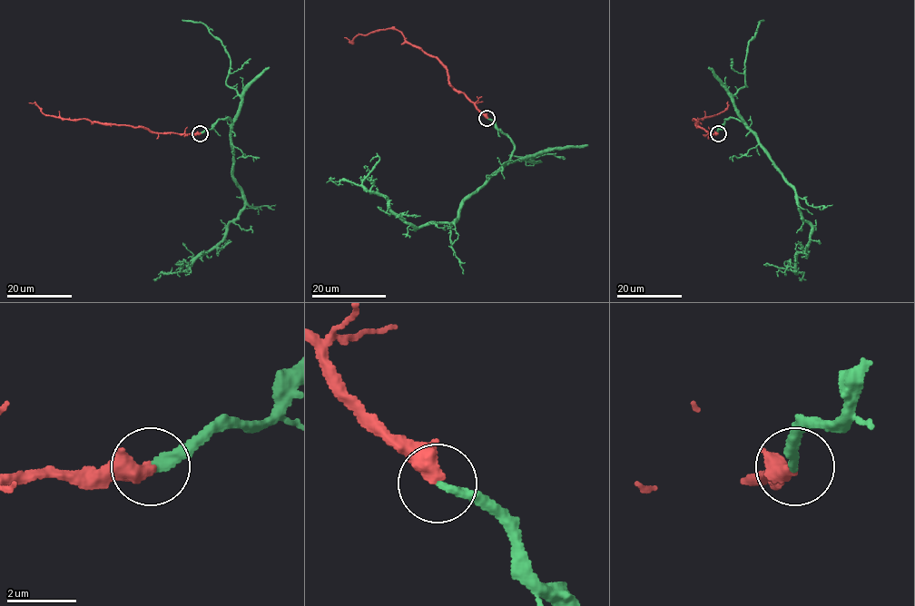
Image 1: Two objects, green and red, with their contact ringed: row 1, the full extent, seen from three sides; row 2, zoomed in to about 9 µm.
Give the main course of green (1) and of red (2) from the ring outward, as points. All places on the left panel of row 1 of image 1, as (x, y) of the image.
1: (200, 132), (231, 120), (232, 173), (244, 209), (225, 238), (185, 269), (176, 265)
2: (200, 132), (154, 132), (144, 128), (91, 122), (83, 118), (61, 119), (44, 115), (34, 102), (28, 102)

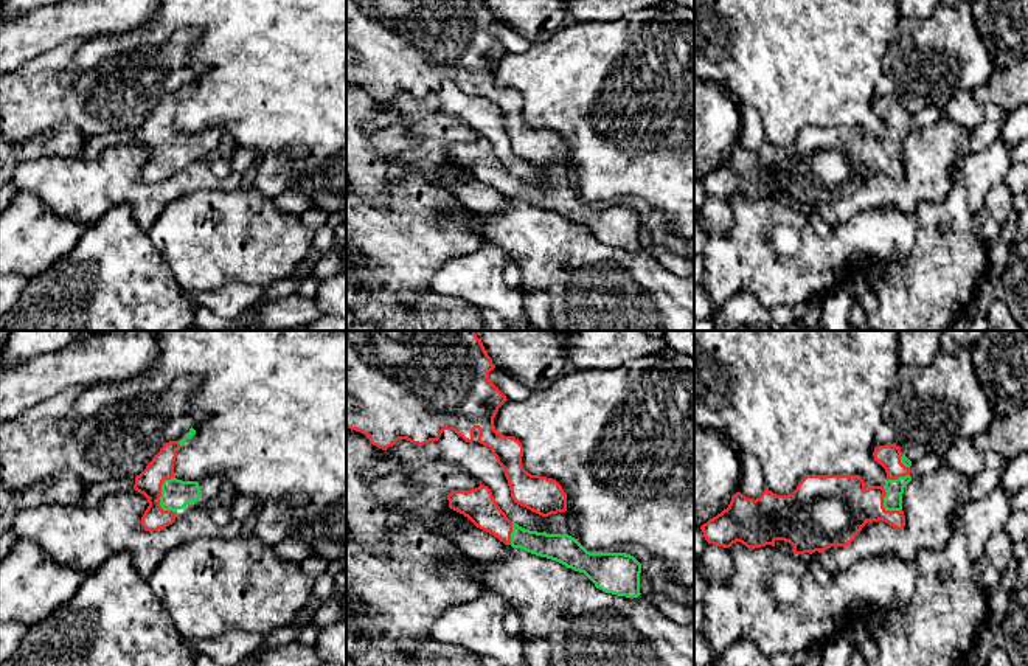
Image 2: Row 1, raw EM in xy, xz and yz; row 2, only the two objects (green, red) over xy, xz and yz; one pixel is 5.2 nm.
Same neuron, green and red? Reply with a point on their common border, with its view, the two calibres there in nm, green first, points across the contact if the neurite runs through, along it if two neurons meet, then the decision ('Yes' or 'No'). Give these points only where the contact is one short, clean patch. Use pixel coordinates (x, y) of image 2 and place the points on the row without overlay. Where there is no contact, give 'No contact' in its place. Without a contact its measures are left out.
Touches green at xy (162, 148). Thickness 160 nm (green) against 130 nm. Path across: xy (176, 146), (162, 148), (149, 134). Yes

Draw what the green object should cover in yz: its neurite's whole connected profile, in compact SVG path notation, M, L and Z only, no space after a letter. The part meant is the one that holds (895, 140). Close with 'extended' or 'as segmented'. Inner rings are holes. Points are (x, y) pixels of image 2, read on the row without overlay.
M896 96L879 98L874 112L885 121L884 138L865 140L860 127L806 127L789 147L776 147L767 140L759 151L747 151L741 144L731 149L727 161L700 179L708 196L730 200L741 194L747 200L775 199L776 193L789 194L794 206L821 205L831 199L848 199L868 174L885 174L904 182L904 140L912 134L912 113Z; extended

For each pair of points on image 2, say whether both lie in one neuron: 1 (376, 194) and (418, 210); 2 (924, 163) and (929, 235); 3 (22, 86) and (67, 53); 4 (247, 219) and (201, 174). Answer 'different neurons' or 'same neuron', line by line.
1: different neurons
2: different neurons
3: same neuron
4: different neurons

